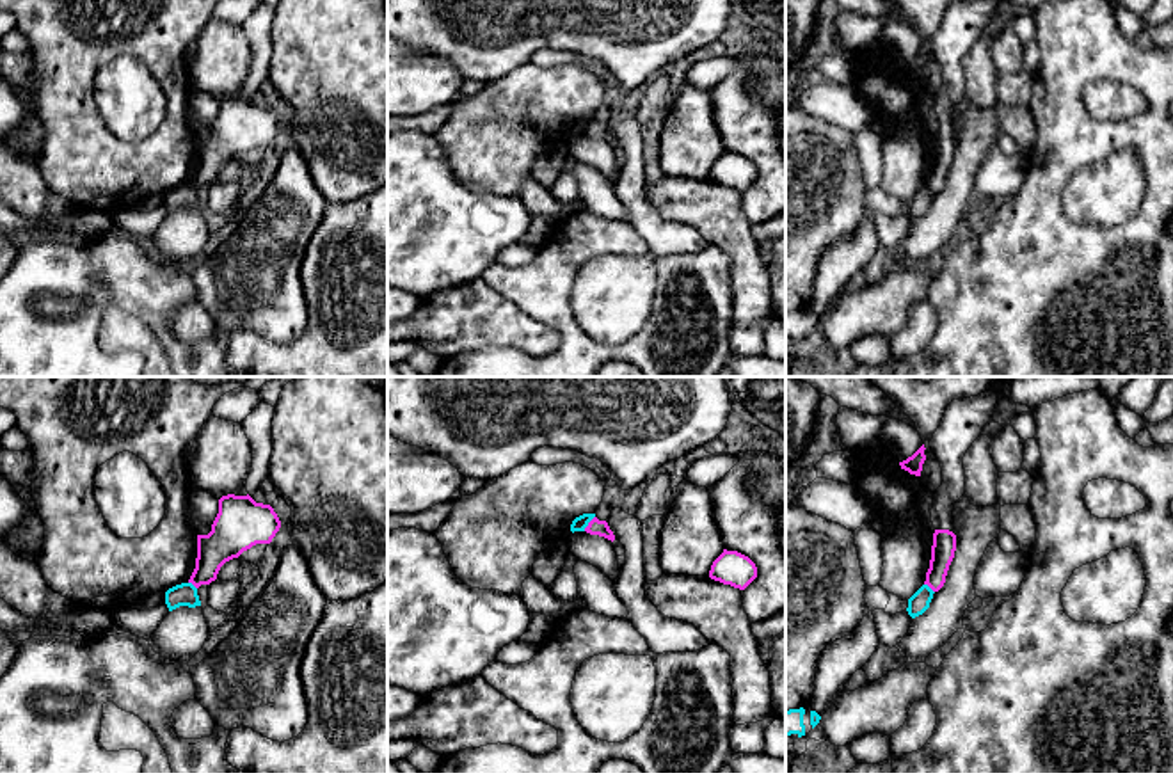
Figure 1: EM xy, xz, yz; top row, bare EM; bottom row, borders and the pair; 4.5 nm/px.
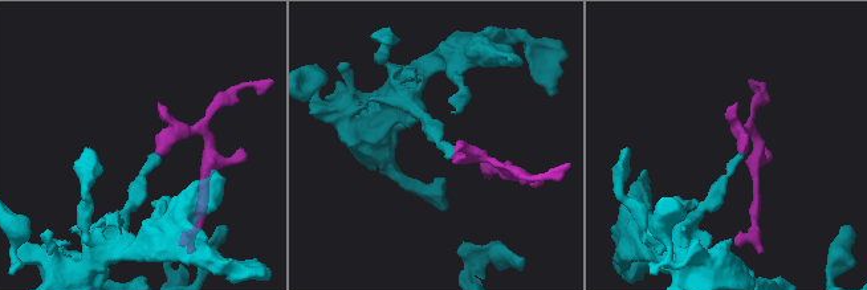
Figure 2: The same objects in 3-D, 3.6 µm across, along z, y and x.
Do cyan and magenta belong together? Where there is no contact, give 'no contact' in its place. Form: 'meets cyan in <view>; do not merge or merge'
meets cyan in xz; do not merge

